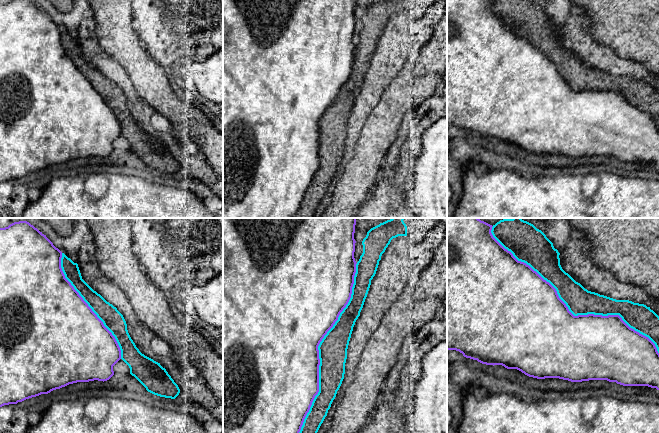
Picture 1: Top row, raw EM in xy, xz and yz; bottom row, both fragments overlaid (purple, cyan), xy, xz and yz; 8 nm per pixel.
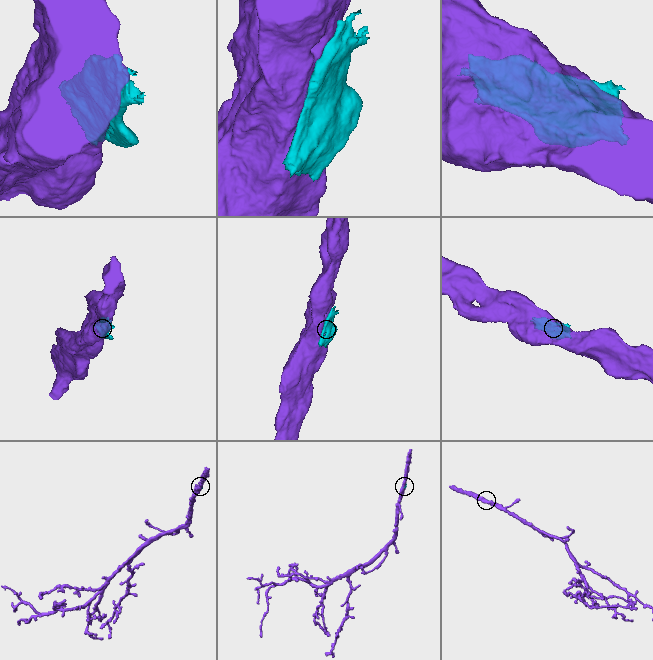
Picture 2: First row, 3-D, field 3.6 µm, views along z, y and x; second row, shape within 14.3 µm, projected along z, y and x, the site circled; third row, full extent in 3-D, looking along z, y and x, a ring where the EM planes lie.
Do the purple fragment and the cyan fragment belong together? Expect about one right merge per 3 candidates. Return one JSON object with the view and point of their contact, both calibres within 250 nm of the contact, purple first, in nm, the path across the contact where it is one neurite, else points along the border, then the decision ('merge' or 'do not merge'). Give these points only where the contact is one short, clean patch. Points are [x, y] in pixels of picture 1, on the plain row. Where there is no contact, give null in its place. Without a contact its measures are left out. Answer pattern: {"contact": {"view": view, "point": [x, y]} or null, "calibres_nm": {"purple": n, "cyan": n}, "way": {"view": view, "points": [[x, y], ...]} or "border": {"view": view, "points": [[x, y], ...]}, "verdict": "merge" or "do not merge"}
{"contact": {"view": "yz", "point": [569, 87]}, "calibres_nm": {"purple": 500, "cyan": 220}, "verdict": "do not merge"}

